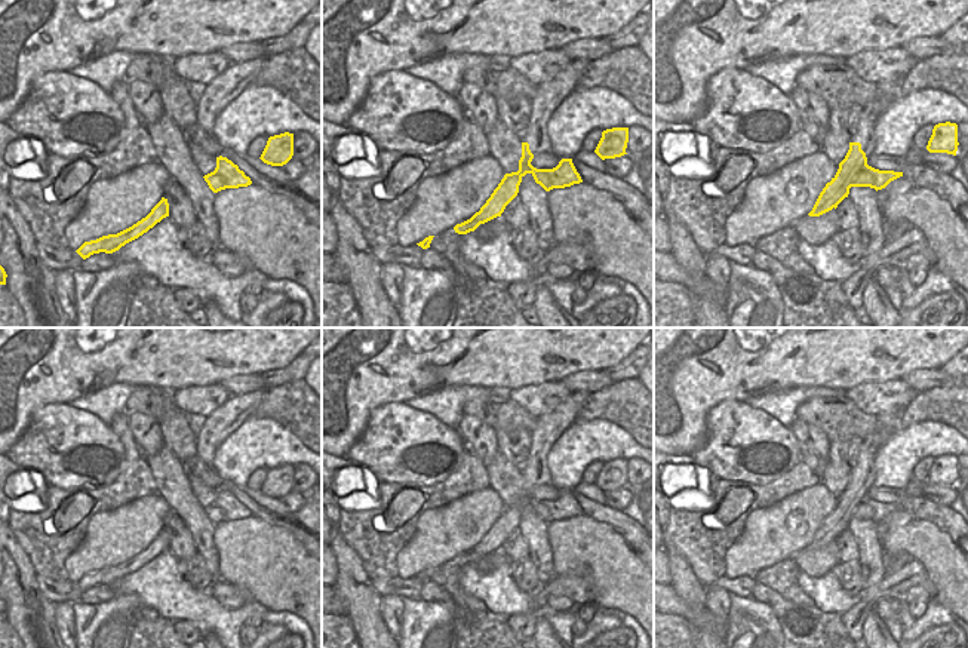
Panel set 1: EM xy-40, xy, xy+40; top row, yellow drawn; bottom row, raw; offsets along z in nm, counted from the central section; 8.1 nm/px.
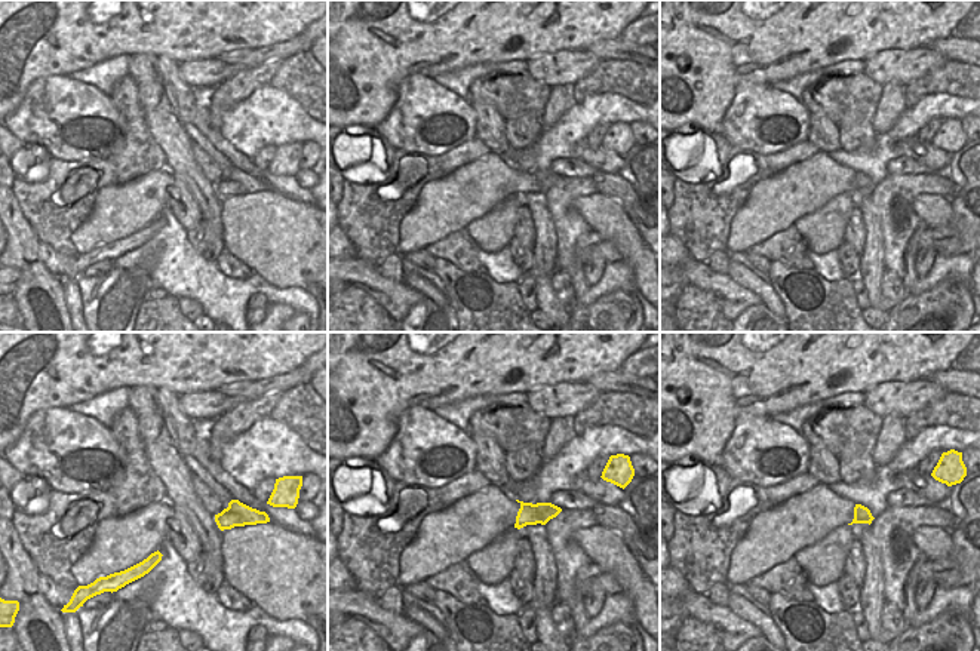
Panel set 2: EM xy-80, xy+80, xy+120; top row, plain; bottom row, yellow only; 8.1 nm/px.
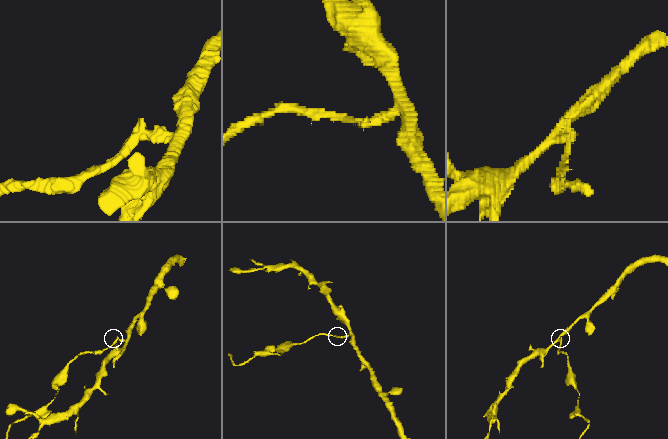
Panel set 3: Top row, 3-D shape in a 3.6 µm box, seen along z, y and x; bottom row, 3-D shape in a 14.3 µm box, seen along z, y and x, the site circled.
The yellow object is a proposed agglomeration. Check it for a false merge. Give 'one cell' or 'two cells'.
two cells

